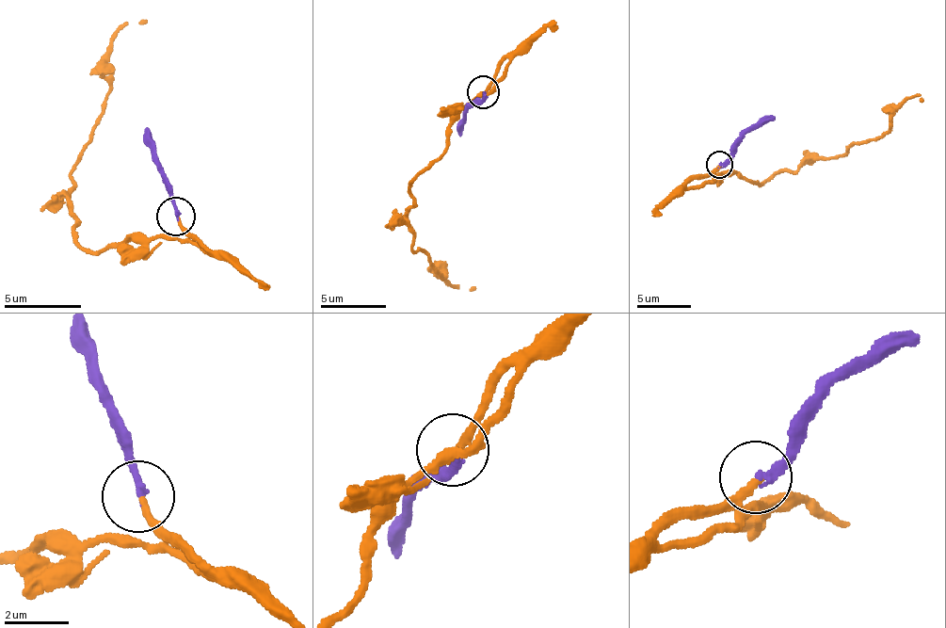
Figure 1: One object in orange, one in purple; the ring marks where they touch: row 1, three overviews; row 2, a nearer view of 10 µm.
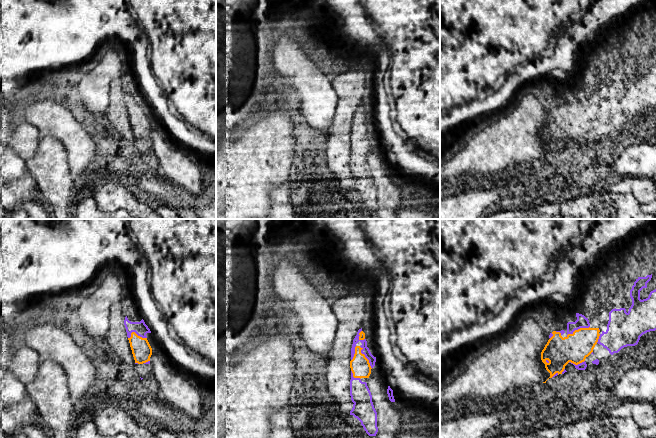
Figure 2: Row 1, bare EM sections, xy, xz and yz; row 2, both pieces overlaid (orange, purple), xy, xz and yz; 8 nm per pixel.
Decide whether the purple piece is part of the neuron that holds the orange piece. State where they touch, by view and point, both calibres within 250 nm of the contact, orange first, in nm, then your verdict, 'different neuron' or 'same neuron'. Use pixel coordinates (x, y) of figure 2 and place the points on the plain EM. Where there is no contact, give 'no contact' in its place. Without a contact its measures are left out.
yz (578, 105) | 240/100 nm | same neuron

